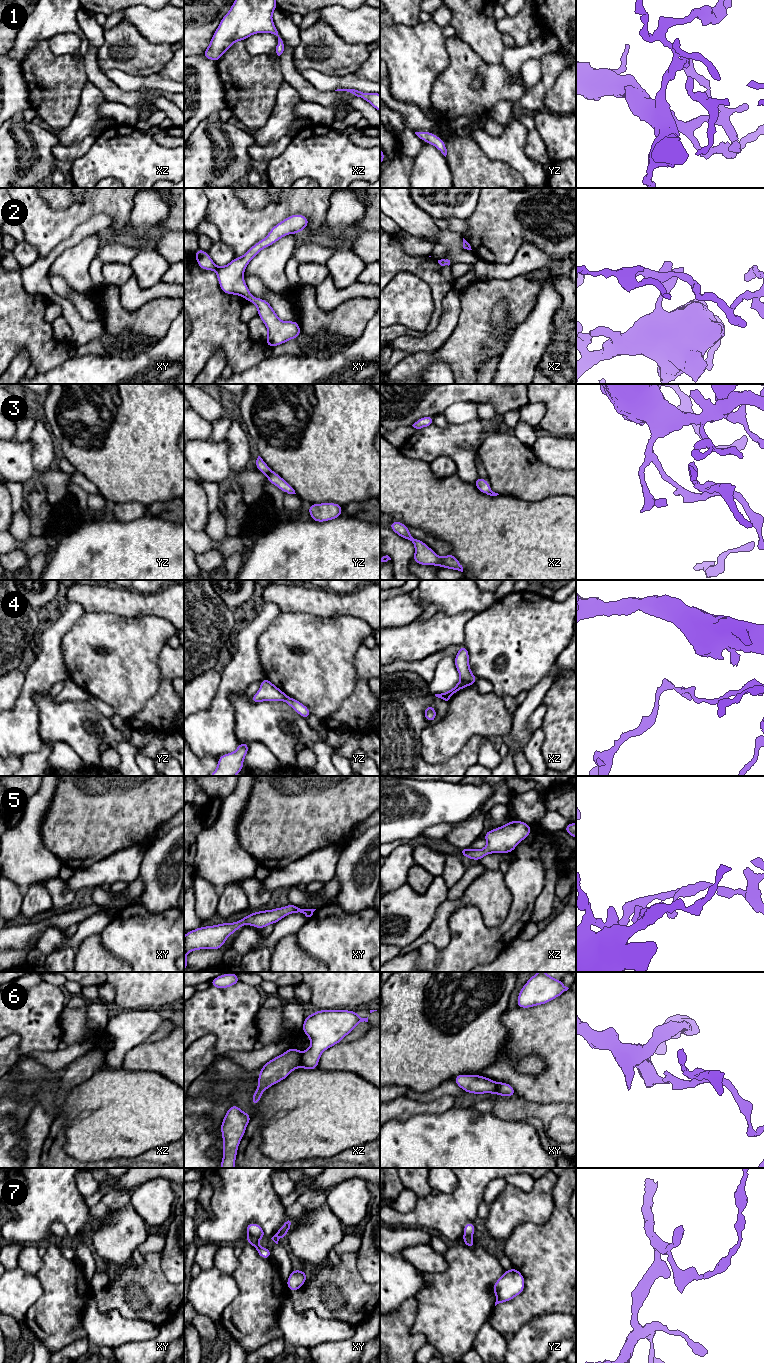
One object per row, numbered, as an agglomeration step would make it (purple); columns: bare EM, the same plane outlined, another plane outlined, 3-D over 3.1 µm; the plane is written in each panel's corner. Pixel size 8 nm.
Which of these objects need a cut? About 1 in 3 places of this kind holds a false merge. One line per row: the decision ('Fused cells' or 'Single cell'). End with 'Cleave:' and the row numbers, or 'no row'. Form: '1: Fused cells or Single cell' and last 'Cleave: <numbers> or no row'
1: Single cell
2: Single cell
3: Single cell
4: Fused cells
5: Single cell
6: Fused cells
7: Fused cells
Cleave: 4, 6, 7

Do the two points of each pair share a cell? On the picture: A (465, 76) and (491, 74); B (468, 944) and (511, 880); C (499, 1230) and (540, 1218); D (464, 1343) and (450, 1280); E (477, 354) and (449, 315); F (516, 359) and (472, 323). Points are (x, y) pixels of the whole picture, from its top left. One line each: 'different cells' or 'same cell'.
A: same cell
B: same cell
C: same cell
D: same cell
E: different cells
F: different cells

